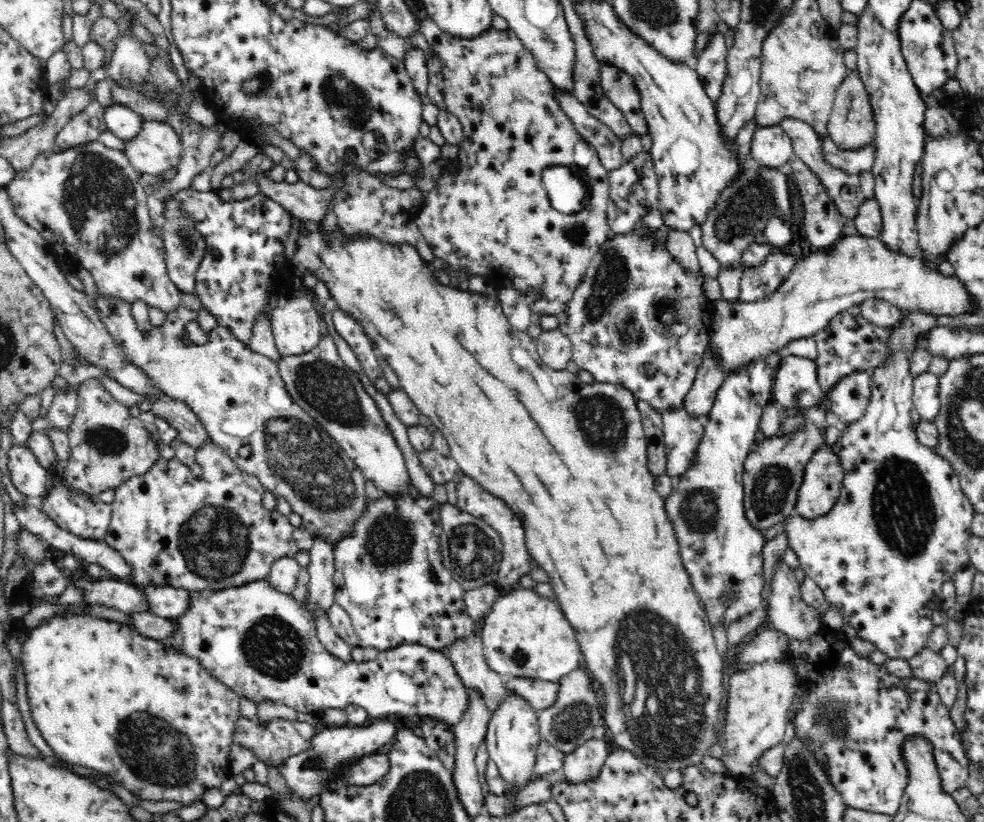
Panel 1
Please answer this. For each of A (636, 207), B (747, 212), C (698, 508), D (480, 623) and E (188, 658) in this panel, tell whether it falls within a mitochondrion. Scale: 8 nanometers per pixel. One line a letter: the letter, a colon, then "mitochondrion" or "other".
A: other
B: mitochondrion
C: mitochondrion
D: other
E: other

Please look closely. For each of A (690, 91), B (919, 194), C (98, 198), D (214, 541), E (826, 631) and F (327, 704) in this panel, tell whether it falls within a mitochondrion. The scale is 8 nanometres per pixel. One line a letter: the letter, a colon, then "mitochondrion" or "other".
A: other
B: other
C: mitochondrion
D: mitochondrion
E: other
F: other

